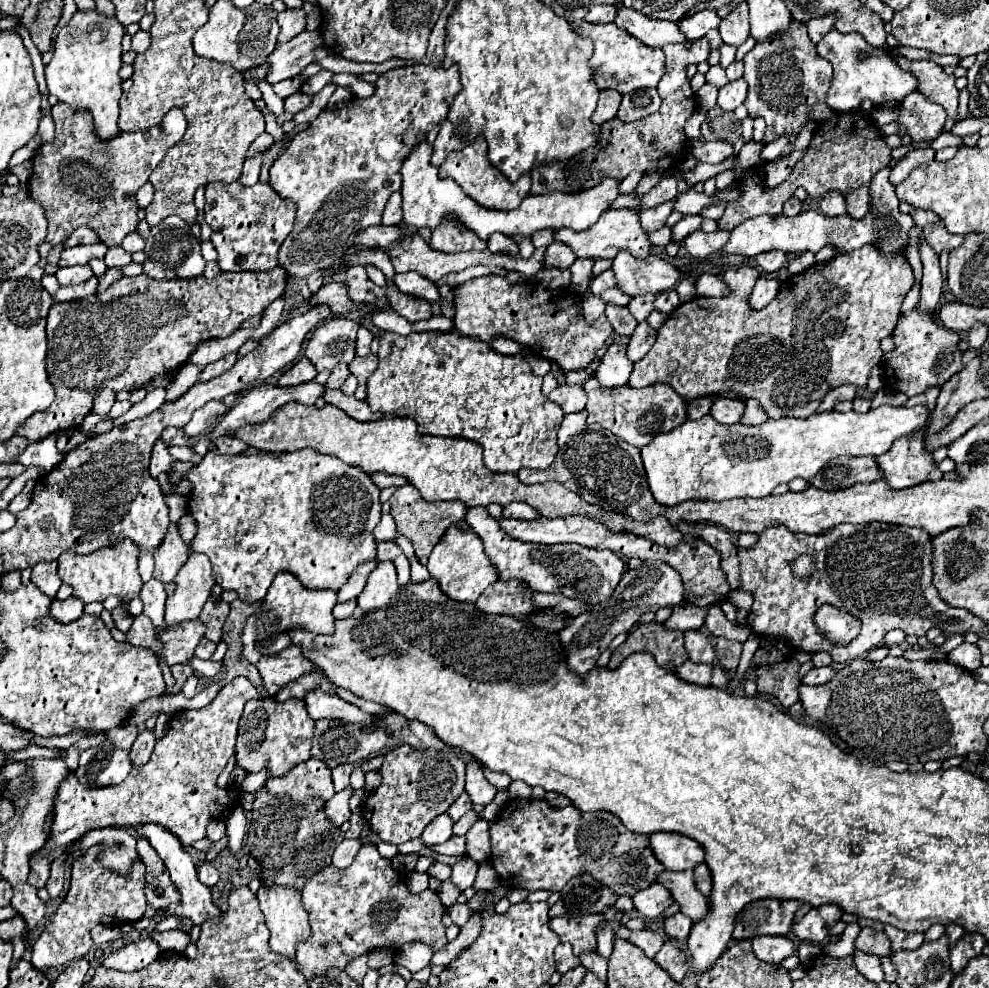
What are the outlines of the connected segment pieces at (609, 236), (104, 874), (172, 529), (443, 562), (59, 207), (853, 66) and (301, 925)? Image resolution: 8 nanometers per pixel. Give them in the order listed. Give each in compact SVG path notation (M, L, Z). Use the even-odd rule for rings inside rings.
M629 208L605 210L593 226L589 226L587 230L581 230L581 232L573 232L569 228L557 230L555 240L565 242L575 252L577 258L593 258L593 260L597 260L597 258L615 258L615 254L619 250L627 250L635 258L643 260L653 250L653 244L649 242L649 236L647 236L647 232L643 230L643 226L639 222L639 214L635 210L629 210Z
M97 848L89 850L83 858L73 862L71 886L63 900L63 904L55 910L55 914L47 920L47 928L39 936L39 940L31 948L31 964L46 972L48 968L56 968L87 953L93 945L91 928L95 924L121 926L127 922L135 922L145 914L145 864L135 862L133 870L127 878L117 876L115 872L103 868L97 862ZM87 910L87 914L81 914Z
M169 522L167 534L165 534L163 542L159 544L155 556L153 556L155 558L153 578L157 578L163 584L173 582L179 568L187 562L187 556L189 556L189 548L183 544L177 524Z
M451 526L445 532L443 540L437 542L433 552L429 554L427 570L431 578L439 582L439 588L443 590L443 594L447 594L447 598L453 598L457 602L475 602L487 586L497 582L497 572L491 566L491 562L485 558L479 536L467 534L457 526Z
M57 102L57 104L51 108L51 116L53 116L53 122L55 122L55 140L53 140L51 144L43 144L43 146L39 146L39 148L37 148L37 152L35 152L35 156L33 156L33 176L31 176L31 180L29 180L29 192L31 192L31 196L33 196L33 198L37 198L37 200L43 204L43 208L45 208L45 214L47 214L47 220L49 220L49 228L47 228L47 242L49 242L51 246L55 246L55 244L61 244L61 242L63 242L63 240L65 240L65 238L67 238L67 236L69 236L69 234L71 234L75 228L79 228L79 226L87 226L87 228L95 230L95 234L99 236L99 240L101 240L101 242L103 242L107 248L119 246L119 244L121 244L121 240L123 240L123 238L125 238L129 232L133 232L133 230L135 230L135 226L137 226L137 200L135 200L135 192L137 192L137 190L139 190L139 188L141 188L141 186L143 186L143 184L149 180L149 174L151 174L151 170L153 170L153 168L159 164L159 160L165 156L165 152L167 152L171 146L175 146L175 144L177 144L177 142L183 138L183 134L185 134L187 120L185 120L183 112L181 112L179 108L171 108L171 110L165 114L165 118L163 118L163 122L161 122L161 124L157 124L157 126L153 126L153 128L149 128L149 130L145 130L145 132L133 132L133 134L125 134L125 132L121 132L117 138L111 138L111 140L107 140L107 142L101 142L99 138L95 138L95 132L93 132L93 122L91 122L91 114L87 114L85 110L71 110L67 104L63 104L63 102ZM111 172L113 172L113 182L111 182L111 188L109 188L109 190L105 190L107 194L105 194L105 192L101 192L101 194L99 194L99 192L95 192L95 188L93 188L93 180L95 180L97 176L99 176L99 178L101 178L101 176L105 176L105 178L107 178L107 174L111 174Z
M831 30L817 44L817 52L833 64L833 80L827 92L827 106L831 106L833 110L855 112L863 100L871 100L875 106L885 102L899 104L919 86L919 80L913 74L901 70L889 50L871 46L861 34L841 34L837 30Z
M261 888L257 898L265 914L267 928L271 930L271 950L279 956L295 960L295 946L311 936L301 894L295 888Z

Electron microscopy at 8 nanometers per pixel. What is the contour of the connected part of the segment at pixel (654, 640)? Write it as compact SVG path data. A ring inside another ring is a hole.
M649 622L649 624L641 624L635 632L627 636L627 640L617 650L613 650L613 656L607 664L609 670L619 668L619 664L627 656L637 652L653 654L657 664L667 672L673 672L687 660L687 652L683 648L683 632L665 630L657 622Z

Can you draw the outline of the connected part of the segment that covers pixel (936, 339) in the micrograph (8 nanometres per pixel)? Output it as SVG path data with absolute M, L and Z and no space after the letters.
M907 312L899 318L895 330L893 330L893 342L895 350L887 354L885 358L885 376L889 386L897 388L899 392L907 396L915 396L925 392L929 386L945 384L947 378L951 378L955 372L963 368L961 364L961 350L959 350L959 334L951 332L933 322L933 314L927 312Z

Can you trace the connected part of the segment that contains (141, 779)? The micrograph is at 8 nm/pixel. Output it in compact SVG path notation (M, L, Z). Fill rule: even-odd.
M239 676L225 684L205 708L175 712L167 724L165 736L157 740L151 760L133 768L117 786L87 788L77 782L75 774L69 774L69 778L59 784L51 826L51 848L69 846L87 830L105 826L141 828L145 824L159 824L175 834L185 848L205 838L209 822L227 818L231 810L239 806L239 800L229 796L227 786L217 786L217 776L235 750L237 724L249 700L259 700L259 692L247 678Z

